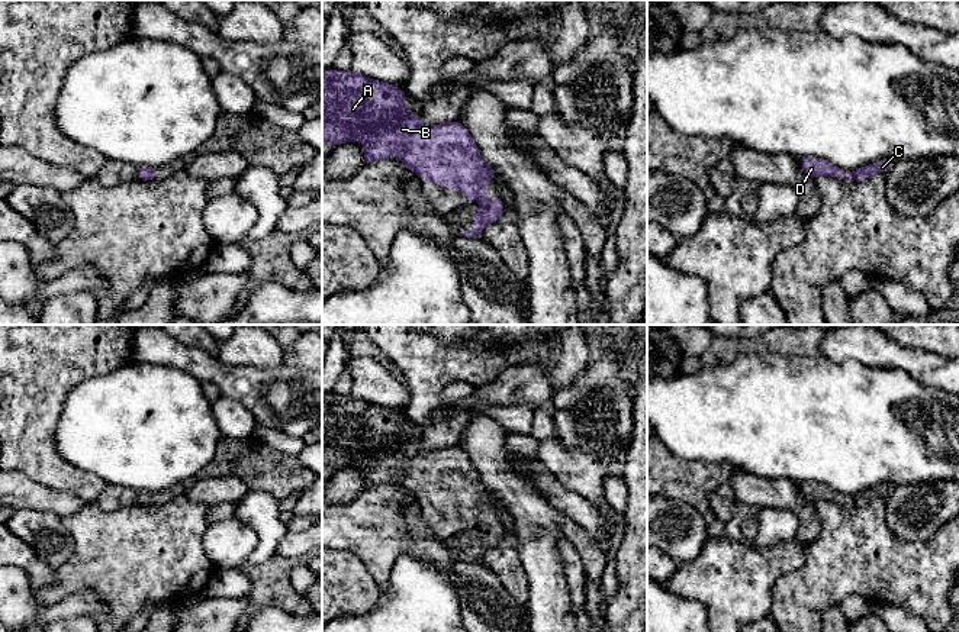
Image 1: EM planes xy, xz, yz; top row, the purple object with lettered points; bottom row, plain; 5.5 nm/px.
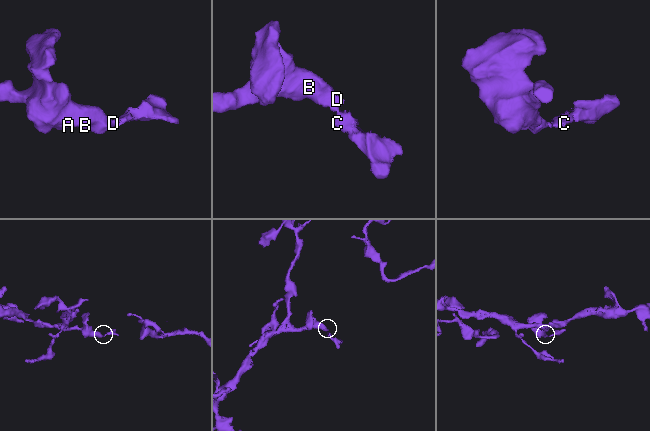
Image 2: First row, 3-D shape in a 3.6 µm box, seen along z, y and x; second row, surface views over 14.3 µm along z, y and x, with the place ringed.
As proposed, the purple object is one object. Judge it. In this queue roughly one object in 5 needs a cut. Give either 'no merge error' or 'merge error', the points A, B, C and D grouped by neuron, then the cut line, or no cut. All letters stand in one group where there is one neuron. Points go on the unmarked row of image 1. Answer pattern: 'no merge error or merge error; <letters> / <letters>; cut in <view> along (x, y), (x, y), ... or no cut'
no merge error; A B C D; no cut

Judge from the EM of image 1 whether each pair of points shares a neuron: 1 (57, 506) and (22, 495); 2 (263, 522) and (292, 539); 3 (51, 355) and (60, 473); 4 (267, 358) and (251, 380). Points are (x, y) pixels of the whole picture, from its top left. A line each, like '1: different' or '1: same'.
1: same
2: different
3: same
4: different

